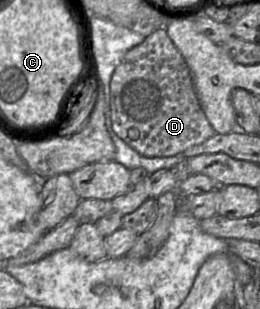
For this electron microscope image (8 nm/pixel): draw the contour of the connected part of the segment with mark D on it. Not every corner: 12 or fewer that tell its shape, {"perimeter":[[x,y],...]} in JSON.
{"perimeter":[[165,28],[110,81],[114,132],[145,157],[216,133]]}

